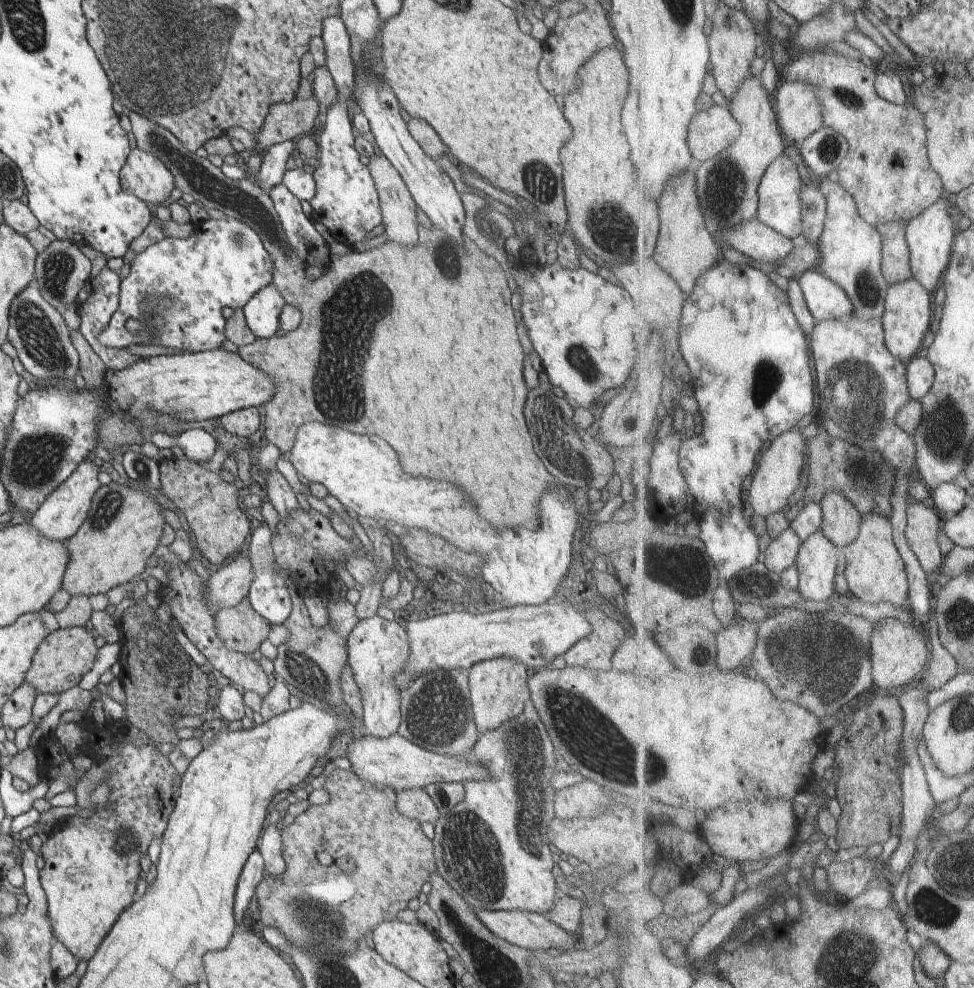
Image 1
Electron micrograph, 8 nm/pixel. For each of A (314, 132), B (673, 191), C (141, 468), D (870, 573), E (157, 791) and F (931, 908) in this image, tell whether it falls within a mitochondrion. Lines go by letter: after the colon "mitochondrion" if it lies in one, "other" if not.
A: other
B: other
C: mitochondrion
D: other
E: other
F: mitochondrion

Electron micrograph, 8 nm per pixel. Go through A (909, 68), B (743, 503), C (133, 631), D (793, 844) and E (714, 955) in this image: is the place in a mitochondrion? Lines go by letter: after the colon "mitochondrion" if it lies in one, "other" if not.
A: other
B: other
C: mitochondrion
D: other
E: other

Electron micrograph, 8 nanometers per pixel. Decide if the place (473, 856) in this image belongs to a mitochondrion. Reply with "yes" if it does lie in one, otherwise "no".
yes

